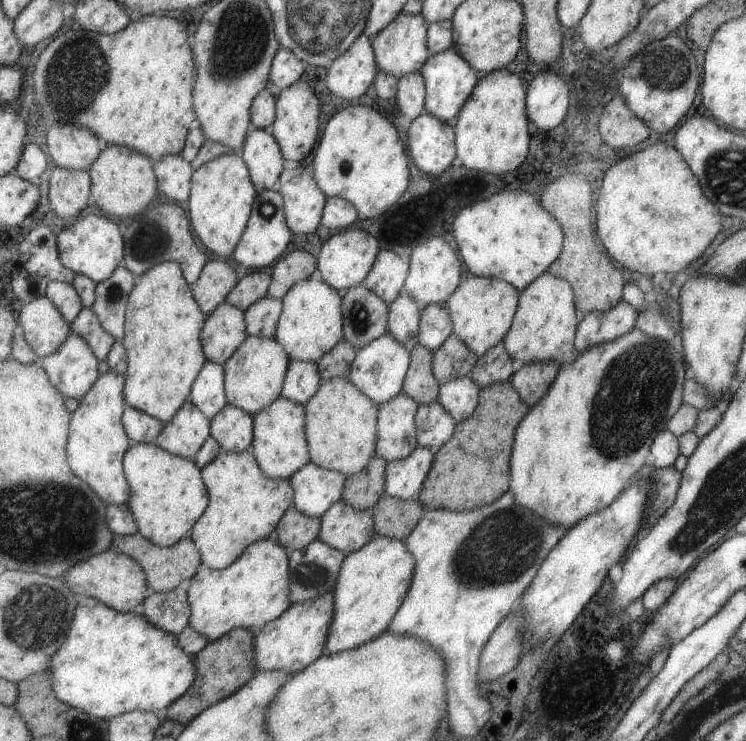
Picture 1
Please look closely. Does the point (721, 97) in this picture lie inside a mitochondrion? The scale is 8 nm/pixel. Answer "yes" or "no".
no

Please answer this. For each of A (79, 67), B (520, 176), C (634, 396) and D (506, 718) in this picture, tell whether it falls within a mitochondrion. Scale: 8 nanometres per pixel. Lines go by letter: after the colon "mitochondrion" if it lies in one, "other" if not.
A: mitochondrion
B: other
C: mitochondrion
D: other

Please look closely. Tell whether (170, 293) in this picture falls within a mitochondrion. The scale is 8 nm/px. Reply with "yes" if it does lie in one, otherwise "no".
no

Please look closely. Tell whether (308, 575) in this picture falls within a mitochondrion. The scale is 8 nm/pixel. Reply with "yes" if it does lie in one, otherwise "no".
yes

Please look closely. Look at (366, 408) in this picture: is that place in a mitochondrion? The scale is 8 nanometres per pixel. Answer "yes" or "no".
no

